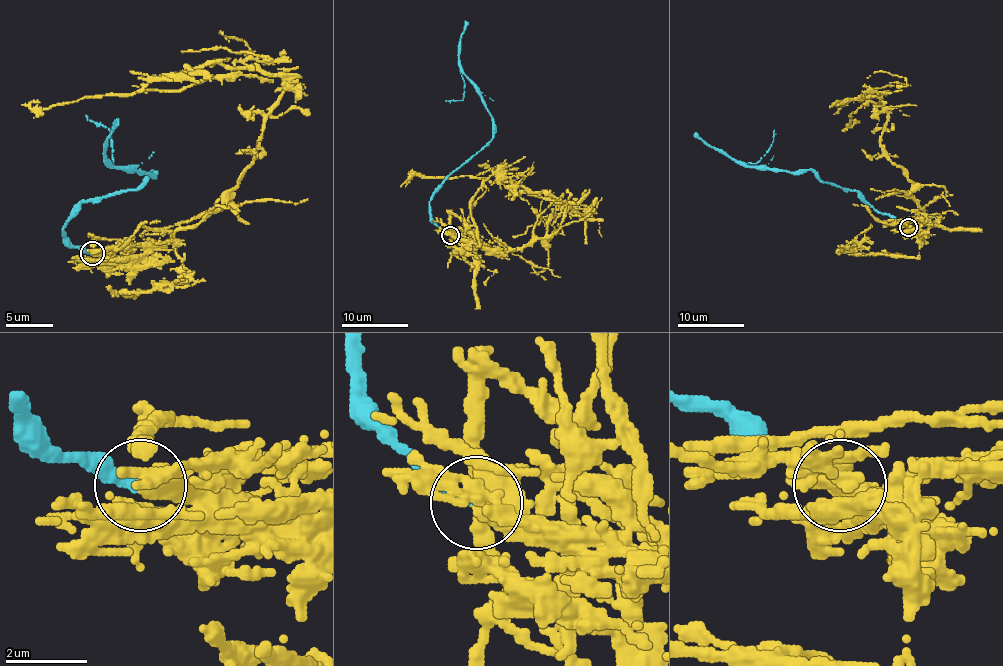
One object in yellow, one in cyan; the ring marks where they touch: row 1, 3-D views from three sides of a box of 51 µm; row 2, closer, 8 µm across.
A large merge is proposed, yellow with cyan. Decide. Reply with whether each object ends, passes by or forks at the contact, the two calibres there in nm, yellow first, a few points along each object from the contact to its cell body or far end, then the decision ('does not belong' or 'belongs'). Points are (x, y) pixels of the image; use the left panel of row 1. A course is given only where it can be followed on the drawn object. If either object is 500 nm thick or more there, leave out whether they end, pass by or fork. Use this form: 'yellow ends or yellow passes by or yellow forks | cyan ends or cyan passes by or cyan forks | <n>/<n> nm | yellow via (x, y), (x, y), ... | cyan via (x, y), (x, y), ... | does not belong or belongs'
yellow passes by | cyan ends | 400/320 nm | yellow via (92, 254), (138, 259), (216, 211), (254, 159), (283, 80), (226, 75), (35, 111), (21, 104) | cyan via (90, 254), (64, 235), (64, 223), (83, 201), (135, 189), (154, 173), (116, 168), (104, 156), (116, 118) | does not belong

